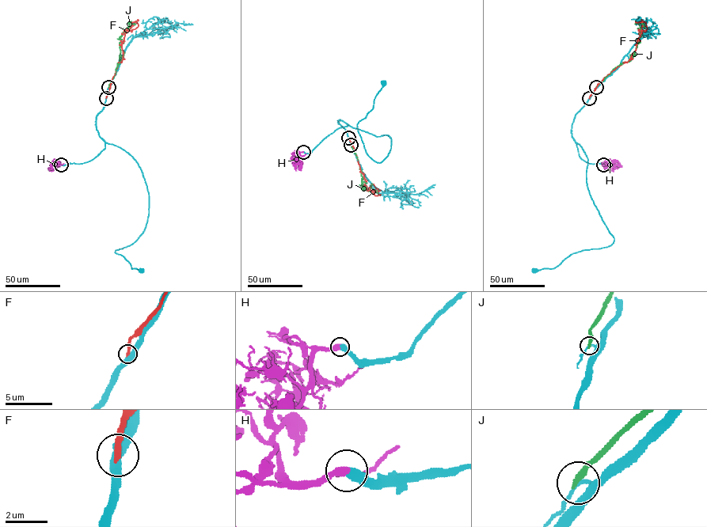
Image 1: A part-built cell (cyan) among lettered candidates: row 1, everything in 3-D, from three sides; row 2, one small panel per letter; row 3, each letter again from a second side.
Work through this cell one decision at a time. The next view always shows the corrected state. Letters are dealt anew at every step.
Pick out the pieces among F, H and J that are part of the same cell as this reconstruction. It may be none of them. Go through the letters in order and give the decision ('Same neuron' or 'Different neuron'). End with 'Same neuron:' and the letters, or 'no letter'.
F: Different neuron
H: Same neuron
J: Different neuron
Same neuron: H

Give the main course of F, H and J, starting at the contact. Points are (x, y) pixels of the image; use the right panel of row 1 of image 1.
F: (589, 98), (598, 85), (626, 62), (634, 52), (641, 31), (647, 29), (644, 21), (636, 21)
H: (603, 164), (619, 167), (618, 162)
J: (596, 87), (613, 69), (629, 62), (635, 54), (641, 36), (640, 28), (644, 26), (640, 23)

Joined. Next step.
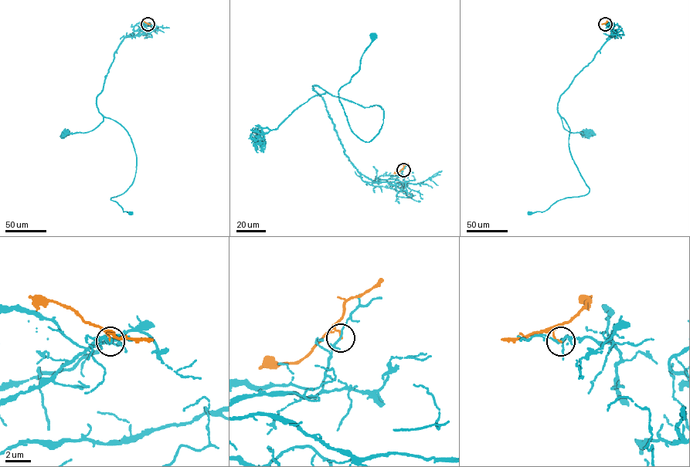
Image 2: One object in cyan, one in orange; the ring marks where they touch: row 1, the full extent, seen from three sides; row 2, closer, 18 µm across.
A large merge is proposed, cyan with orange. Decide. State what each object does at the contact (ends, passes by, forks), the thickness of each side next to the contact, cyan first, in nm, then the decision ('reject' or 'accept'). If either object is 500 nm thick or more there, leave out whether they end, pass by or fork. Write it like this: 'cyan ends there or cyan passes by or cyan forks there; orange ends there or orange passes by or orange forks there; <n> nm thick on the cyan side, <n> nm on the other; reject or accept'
cyan forks there; orange ends there; 120 nm thick on the cyan side, 130 nm on the other; reject

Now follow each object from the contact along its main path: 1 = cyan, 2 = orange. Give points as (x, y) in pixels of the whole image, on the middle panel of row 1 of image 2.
1: (403, 170), (361, 174), (313, 89), (380, 106), (370, 141), (351, 130), (338, 91), (372, 36)
2: (403, 170), (393, 174)

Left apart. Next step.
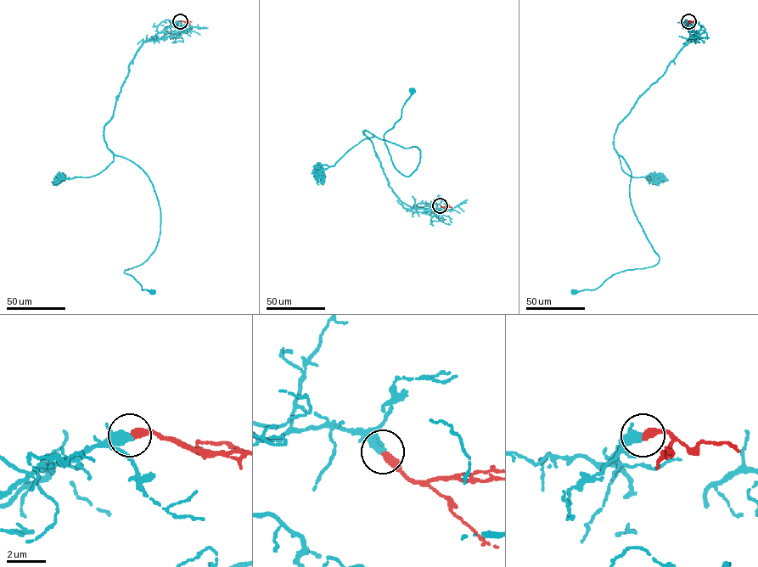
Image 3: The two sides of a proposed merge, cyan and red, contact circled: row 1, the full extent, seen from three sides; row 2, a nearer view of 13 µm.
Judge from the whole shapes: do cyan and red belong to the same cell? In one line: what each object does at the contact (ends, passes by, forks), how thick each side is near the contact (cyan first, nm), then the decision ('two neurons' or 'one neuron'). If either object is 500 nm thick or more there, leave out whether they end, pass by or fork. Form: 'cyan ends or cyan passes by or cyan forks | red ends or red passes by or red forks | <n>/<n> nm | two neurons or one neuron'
cyan passes by | red ends | 320/420 nm | one neuron

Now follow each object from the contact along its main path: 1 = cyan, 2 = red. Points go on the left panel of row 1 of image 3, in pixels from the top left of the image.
1: (180, 21), (142, 45), (103, 129), (106, 146), (144, 171), (158, 200), (154, 251), (124, 272), (151, 292)
2: (180, 21), (192, 22)

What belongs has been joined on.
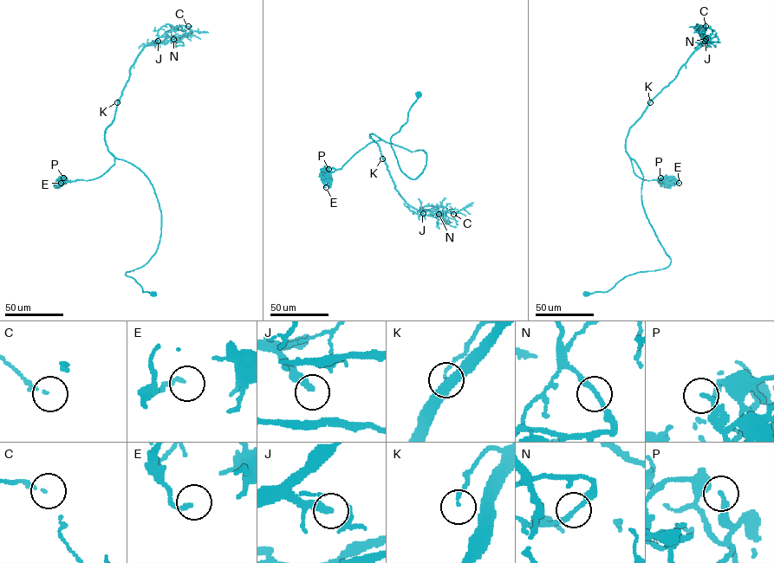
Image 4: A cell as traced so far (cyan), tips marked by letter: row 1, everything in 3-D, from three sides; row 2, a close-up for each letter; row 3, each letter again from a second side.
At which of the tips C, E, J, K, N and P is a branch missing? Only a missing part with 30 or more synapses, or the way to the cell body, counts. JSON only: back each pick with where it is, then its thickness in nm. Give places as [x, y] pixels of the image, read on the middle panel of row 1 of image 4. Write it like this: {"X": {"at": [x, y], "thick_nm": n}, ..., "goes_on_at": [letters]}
{"J": {"at": [423, 213], "thick_nm": 320}, "goes_on_at": ["J"]}

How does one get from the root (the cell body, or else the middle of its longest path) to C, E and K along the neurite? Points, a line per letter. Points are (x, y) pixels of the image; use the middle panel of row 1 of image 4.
C: (418, 94), (390, 139), (400, 170), (416, 178), (424, 150), (370, 137), (407, 203), (453, 214)
E: (418, 94), (390, 140), (400, 171), (413, 179), (421, 173), (424, 150), (380, 139), (330, 168), (326, 187)
K: (418, 94), (391, 145), (403, 173), (414, 179), (423, 171), (424, 150), (410, 151), (371, 134), (382, 158)

